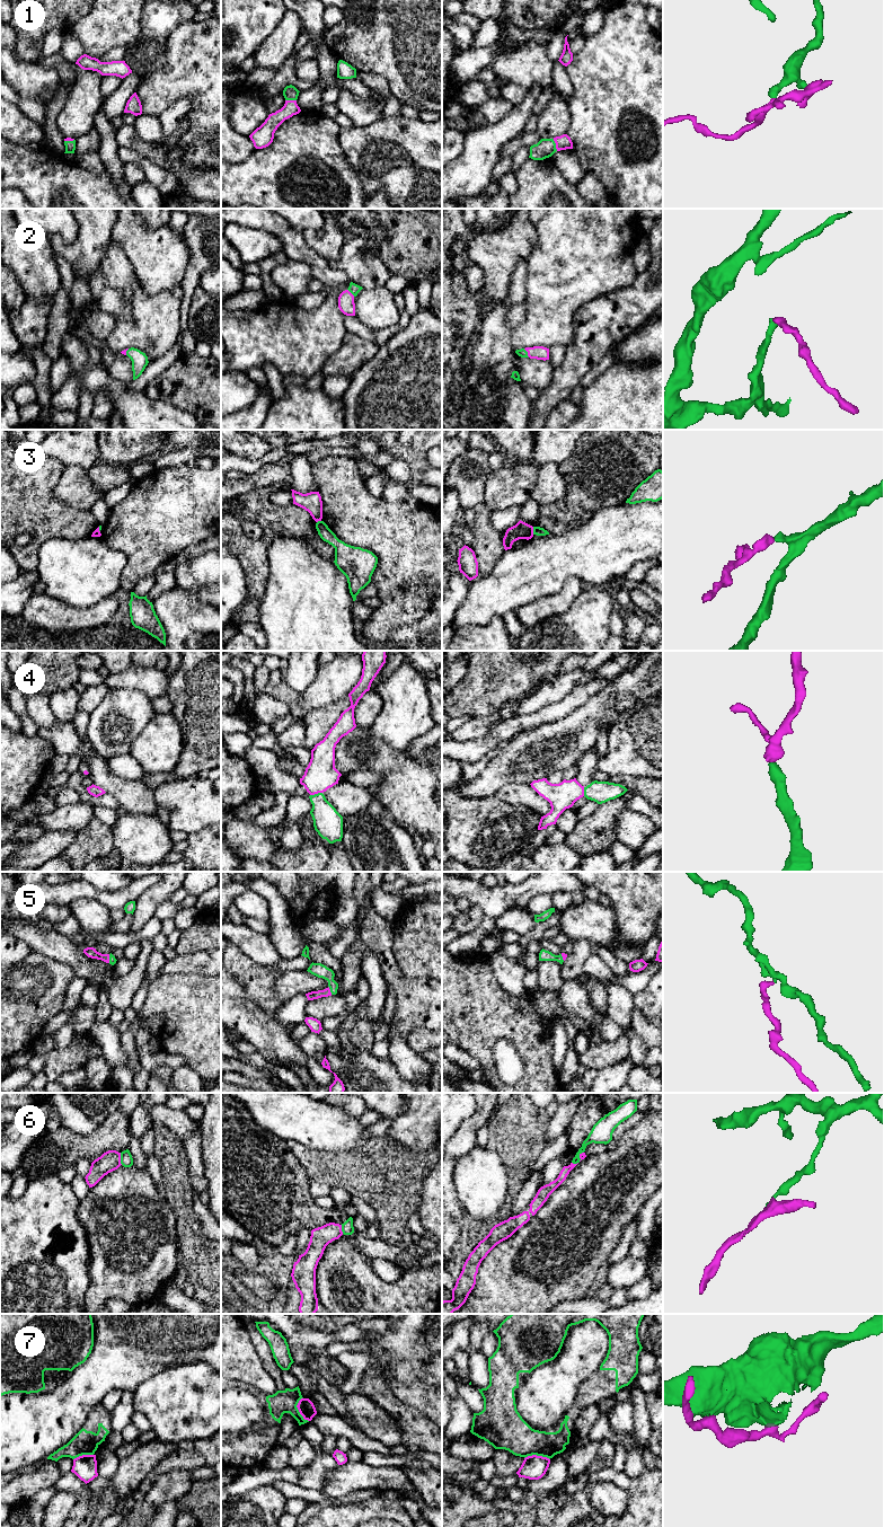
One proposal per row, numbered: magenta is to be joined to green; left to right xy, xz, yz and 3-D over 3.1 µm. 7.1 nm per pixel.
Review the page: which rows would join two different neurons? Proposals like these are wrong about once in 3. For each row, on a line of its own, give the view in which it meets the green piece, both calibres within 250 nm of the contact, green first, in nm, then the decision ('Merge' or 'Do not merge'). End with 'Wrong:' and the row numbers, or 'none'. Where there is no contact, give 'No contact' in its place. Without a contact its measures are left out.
1: Touches green in yz. Thickness 140 nm (green) against 110 nm. Merge
2: Touches green in yz. Thickness 60 nm (green) against 100 nm. Merge
3: Touches green in yz. Thickness 60 nm (green) against 120 nm. Do not merge
4: Touches green in xz. Thickness 200 nm (green) against 220 nm. Merge
5: Touches green in xz. Thickness 100 nm (green) against 60 nm. Merge
6: Touches green in xy. Thickness 90 nm (green) against 140 nm. Do not merge
7: Touches green in xz. Thickness 160 nm (green) against 120 nm. Merge
Wrong: 3, 6

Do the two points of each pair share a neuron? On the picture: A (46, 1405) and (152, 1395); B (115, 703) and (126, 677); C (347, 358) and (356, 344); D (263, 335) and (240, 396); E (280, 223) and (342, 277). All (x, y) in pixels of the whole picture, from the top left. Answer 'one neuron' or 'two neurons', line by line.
A: two neurons
B: two neurons
C: one neuron
D: two neurons
E: one neuron

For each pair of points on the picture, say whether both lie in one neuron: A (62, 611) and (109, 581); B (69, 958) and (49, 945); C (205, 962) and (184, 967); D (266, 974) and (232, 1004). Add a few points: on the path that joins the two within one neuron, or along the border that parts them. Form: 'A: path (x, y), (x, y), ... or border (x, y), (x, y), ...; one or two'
A: border (46, 594), (77, 607), (90, 607), (97, 603); two
B: path (64, 953), (56, 945), (53, 945); one
C: path (200, 962), (189, 963); one
D: border (232, 974), (245, 994), (264, 1012); two

